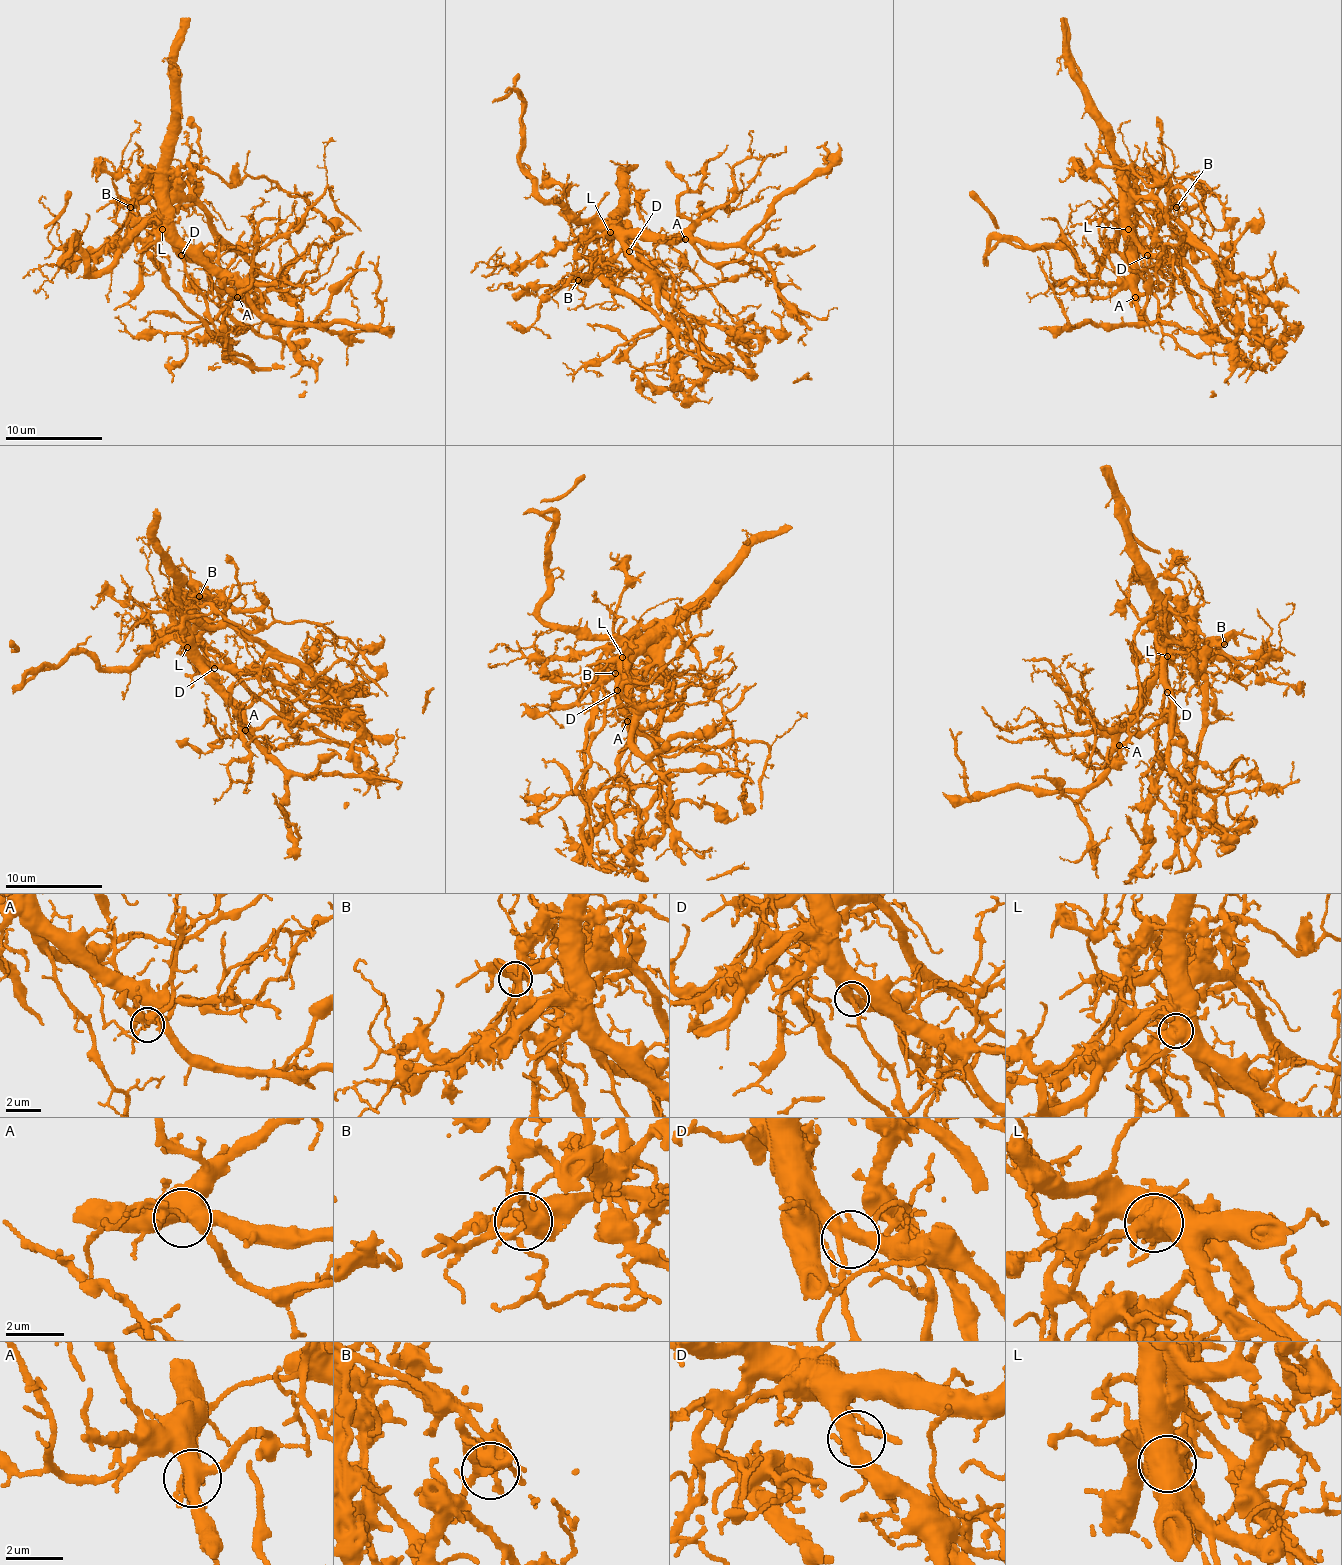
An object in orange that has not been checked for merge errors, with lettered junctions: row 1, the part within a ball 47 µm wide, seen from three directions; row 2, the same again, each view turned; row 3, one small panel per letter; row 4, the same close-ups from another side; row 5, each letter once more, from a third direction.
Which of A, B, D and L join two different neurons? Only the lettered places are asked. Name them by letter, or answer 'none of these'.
A, L

